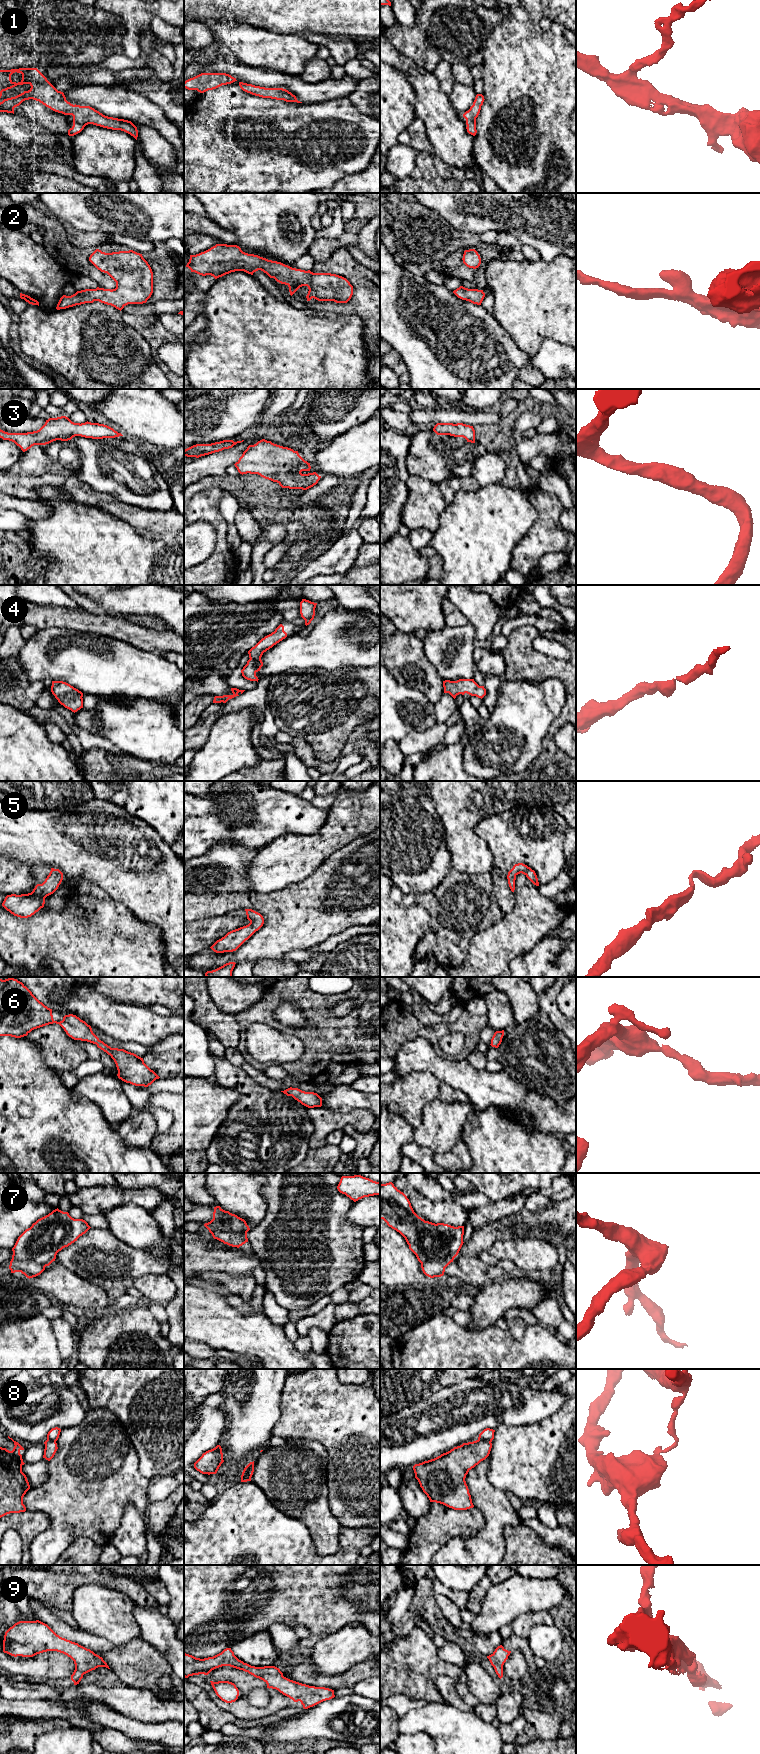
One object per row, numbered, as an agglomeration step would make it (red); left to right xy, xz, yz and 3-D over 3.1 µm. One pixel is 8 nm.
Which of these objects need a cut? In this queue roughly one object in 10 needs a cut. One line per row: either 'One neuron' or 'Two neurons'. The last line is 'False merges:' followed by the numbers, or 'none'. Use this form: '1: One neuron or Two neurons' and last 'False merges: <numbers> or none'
1: One neuron
2: One neuron
3: One neuron
4: One neuron
5: One neuron
6: One neuron
7: Two neurons
8: Two neurons
9: One neuron
False merges: 7, 8

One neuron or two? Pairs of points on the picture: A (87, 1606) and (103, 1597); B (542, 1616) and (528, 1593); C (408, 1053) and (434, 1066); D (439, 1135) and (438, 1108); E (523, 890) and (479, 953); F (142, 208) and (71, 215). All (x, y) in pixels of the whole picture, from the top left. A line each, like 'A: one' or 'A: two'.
A: one
B: two
C: one
D: one
E: one
F: one

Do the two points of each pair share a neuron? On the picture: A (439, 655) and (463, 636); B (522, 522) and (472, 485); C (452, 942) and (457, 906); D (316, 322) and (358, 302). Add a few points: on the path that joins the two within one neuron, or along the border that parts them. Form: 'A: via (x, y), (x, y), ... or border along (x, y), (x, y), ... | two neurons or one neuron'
A: via (445, 650), (449, 650), (457, 642) | one neuron
B: border along (480, 487), (475, 491), (458, 489), (454, 495) | two neurons
C: via (452, 933), (456, 915) | one neuron
D: border along (332, 310), (354, 313), (359, 317) | two neurons

